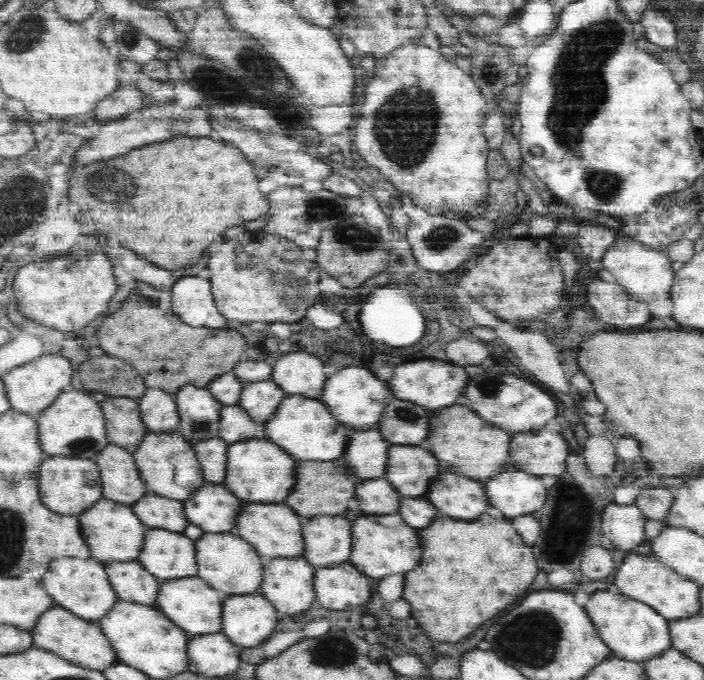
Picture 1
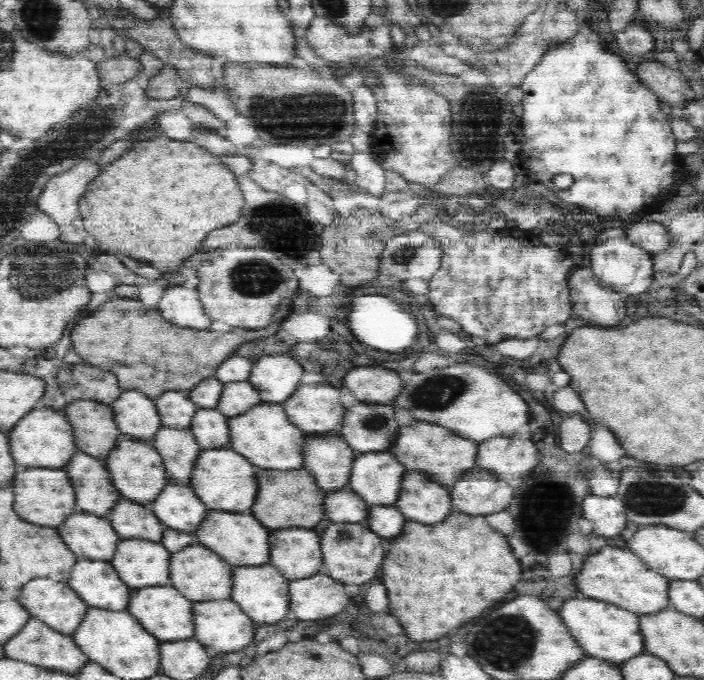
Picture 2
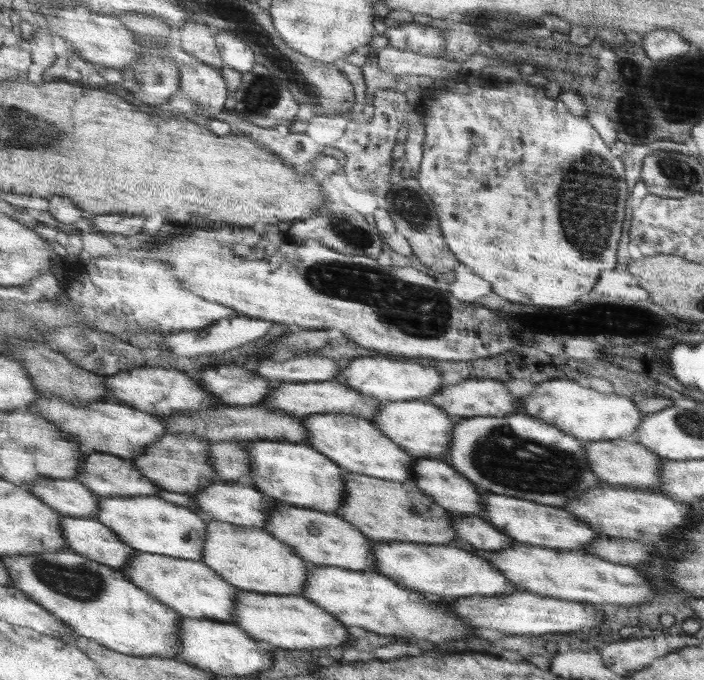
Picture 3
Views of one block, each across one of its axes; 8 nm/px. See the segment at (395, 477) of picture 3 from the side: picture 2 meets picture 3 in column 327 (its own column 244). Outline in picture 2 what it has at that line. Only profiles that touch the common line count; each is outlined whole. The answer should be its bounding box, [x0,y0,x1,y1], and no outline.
[228,403,309,470]

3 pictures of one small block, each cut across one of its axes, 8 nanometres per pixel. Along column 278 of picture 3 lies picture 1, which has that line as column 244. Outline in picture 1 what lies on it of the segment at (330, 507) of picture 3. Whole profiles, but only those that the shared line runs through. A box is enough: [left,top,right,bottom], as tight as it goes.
[224,436,297,503]

